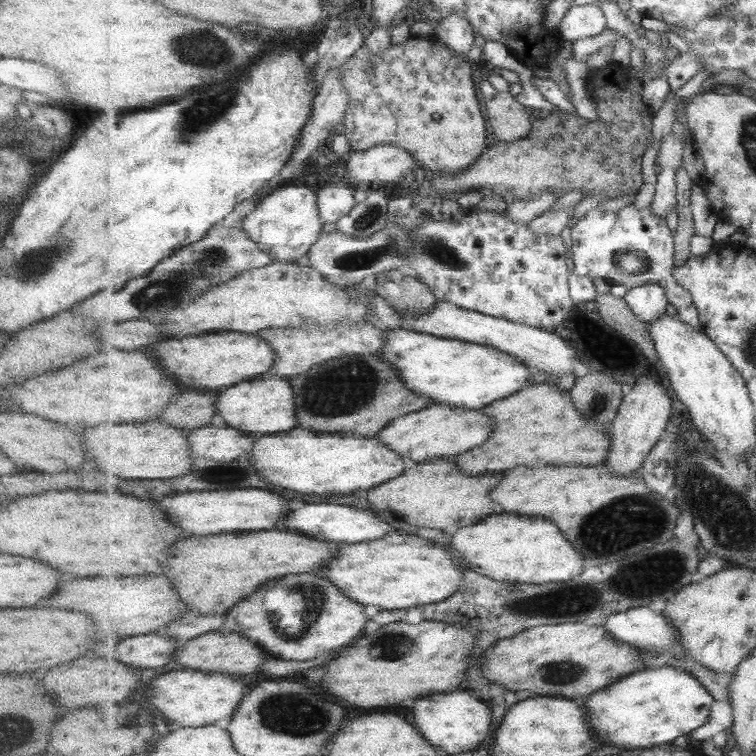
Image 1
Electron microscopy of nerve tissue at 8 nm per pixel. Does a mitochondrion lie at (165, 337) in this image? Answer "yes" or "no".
no

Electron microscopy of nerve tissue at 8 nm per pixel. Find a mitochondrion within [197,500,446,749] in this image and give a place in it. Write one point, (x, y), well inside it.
(290, 714)

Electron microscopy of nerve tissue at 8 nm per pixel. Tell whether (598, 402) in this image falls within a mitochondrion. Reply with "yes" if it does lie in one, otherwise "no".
yes

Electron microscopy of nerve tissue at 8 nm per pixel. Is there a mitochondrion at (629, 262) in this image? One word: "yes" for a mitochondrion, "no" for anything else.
yes

